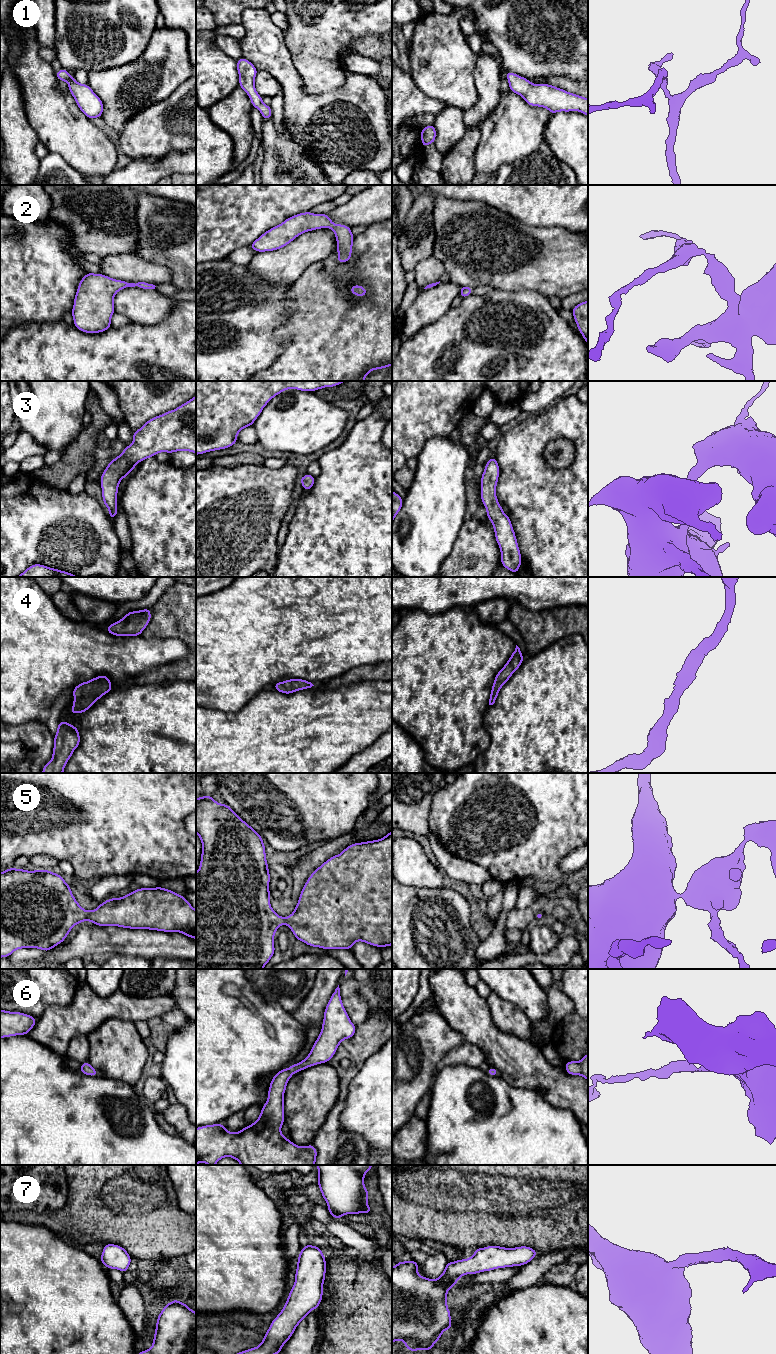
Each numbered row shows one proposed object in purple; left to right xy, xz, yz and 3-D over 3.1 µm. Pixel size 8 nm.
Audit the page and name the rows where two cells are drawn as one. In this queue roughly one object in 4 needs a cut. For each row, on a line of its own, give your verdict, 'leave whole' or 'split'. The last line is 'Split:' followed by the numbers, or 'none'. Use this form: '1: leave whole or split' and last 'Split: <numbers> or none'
1: leave whole
2: leave whole
3: leave whole
4: leave whole
5: leave whole
6: leave whole
7: leave whole
Split: none

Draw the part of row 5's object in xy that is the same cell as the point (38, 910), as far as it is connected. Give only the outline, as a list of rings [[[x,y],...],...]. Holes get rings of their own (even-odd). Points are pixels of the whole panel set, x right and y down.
[[[12,867],[0,873],[0,958],[9,957],[22,948],[48,952],[62,943],[76,924],[86,920],[102,927],[176,931],[196,939],[196,910],[185,897],[172,890],[159,886],[139,888],[87,911],[78,904],[63,877],[50,870],[27,871]]]

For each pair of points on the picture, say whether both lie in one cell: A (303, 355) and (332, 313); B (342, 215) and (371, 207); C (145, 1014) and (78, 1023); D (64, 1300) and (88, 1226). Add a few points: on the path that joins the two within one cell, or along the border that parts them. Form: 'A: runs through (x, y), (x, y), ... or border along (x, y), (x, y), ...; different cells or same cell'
A: runs through (313, 345), (326, 332), (326, 323); same cell
B: runs through (349, 214), (364, 208); same cell
C: runs through (128, 1009), (95, 1009); same cell
D: border along (74, 1244), (80, 1247); different cells

